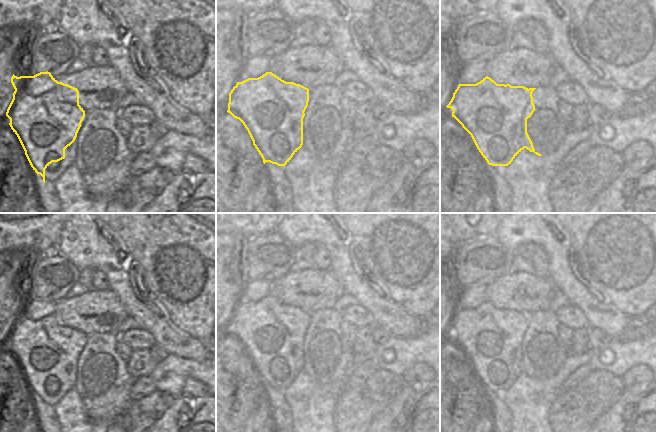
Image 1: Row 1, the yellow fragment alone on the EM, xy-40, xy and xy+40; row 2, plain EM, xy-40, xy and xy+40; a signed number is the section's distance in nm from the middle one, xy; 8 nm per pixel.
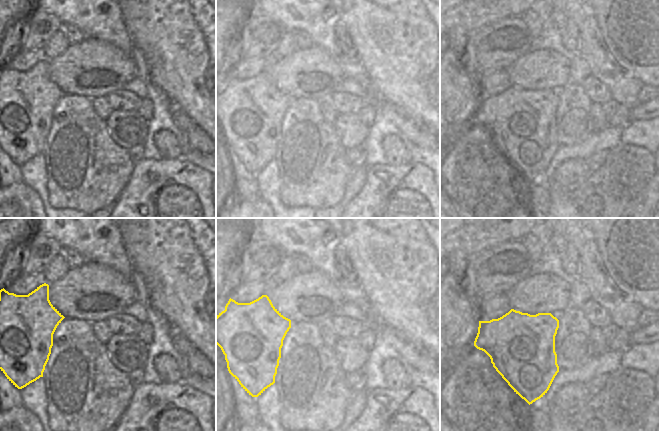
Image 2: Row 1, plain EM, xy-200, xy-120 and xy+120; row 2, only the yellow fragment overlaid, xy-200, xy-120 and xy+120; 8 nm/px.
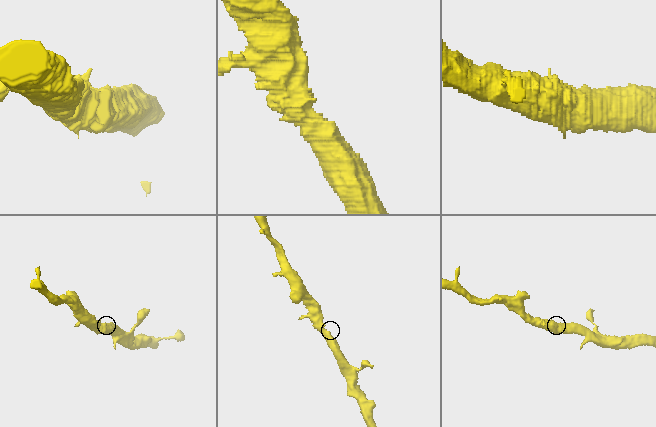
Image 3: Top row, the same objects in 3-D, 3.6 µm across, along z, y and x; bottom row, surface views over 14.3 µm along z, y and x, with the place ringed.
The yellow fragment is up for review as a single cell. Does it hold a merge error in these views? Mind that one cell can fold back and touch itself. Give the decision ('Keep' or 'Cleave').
Keep

